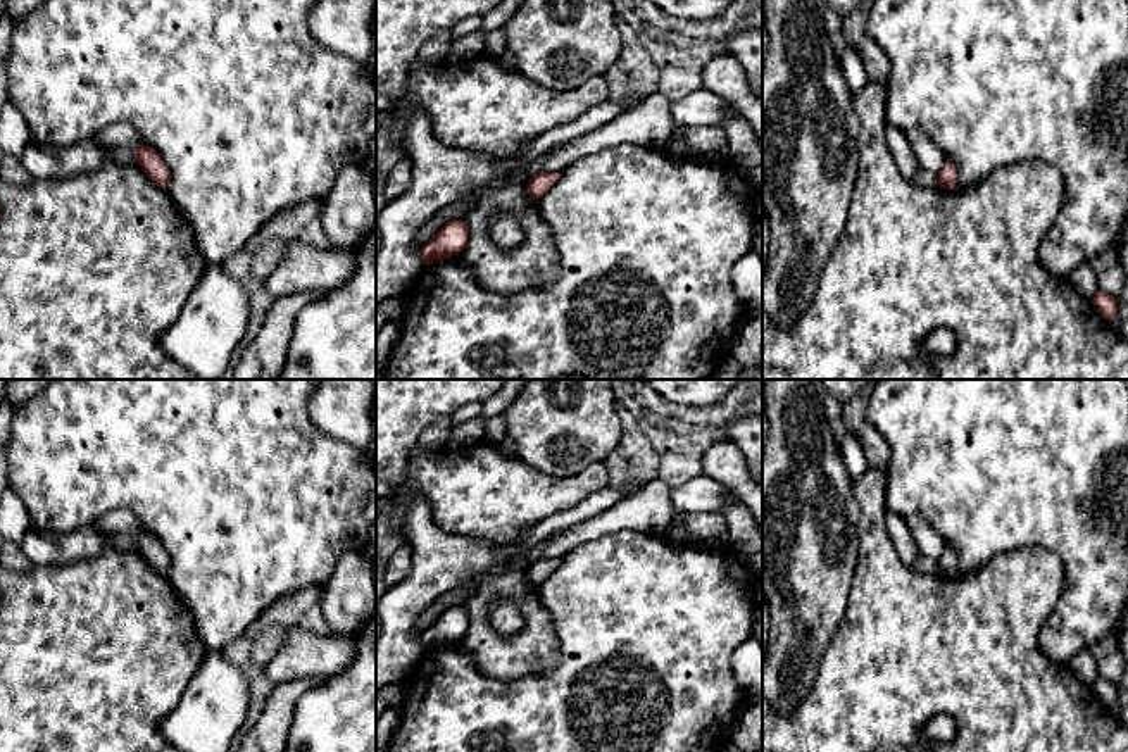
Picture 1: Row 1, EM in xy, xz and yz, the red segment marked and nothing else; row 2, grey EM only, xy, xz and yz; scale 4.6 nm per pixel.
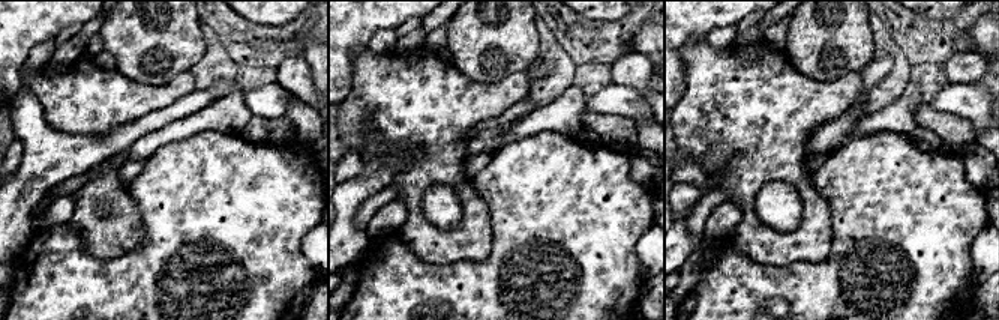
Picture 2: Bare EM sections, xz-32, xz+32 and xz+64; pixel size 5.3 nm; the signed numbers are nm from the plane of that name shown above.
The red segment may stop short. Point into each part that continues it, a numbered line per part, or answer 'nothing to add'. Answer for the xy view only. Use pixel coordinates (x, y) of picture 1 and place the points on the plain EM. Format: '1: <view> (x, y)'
nothing to add

